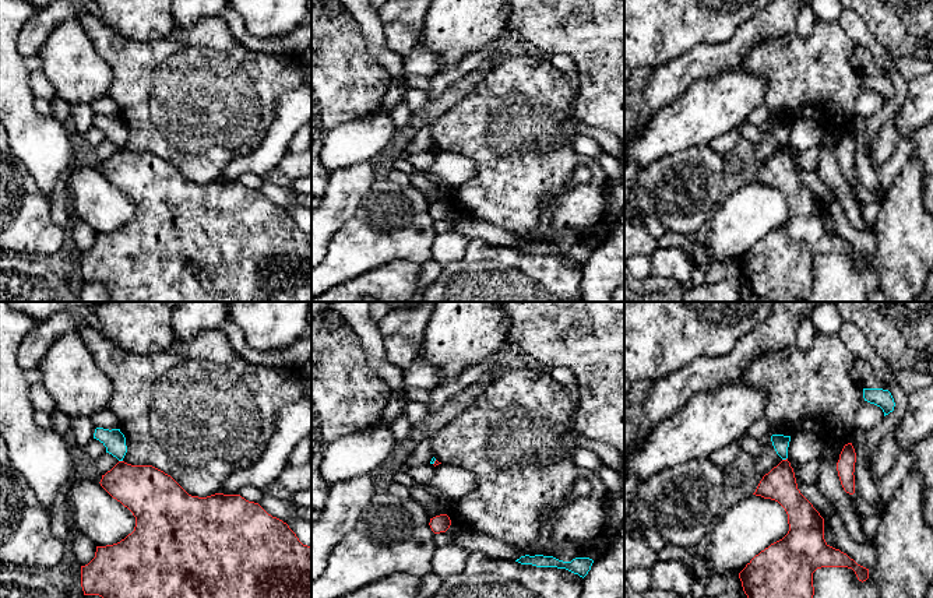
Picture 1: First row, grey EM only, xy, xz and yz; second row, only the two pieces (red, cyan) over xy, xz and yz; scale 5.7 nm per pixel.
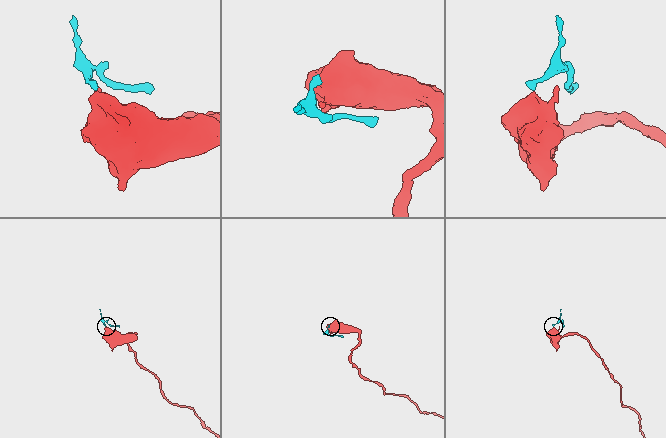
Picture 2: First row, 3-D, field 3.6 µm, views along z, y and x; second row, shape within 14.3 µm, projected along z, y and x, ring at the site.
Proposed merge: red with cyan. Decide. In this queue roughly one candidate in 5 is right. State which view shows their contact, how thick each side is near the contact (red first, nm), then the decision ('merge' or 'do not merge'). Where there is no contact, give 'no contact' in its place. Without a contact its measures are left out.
yz | 190/90 nm | do not merge

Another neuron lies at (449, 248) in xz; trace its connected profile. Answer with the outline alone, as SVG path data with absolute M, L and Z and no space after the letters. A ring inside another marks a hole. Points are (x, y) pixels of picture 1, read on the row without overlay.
M453 229L437 233L432 247L433 258L443 267L455 263L465 256L468 242L465 236Z

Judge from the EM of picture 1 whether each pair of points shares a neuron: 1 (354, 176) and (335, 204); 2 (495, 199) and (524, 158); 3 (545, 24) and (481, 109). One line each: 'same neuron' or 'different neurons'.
1: same neuron
2: same neuron
3: different neurons

